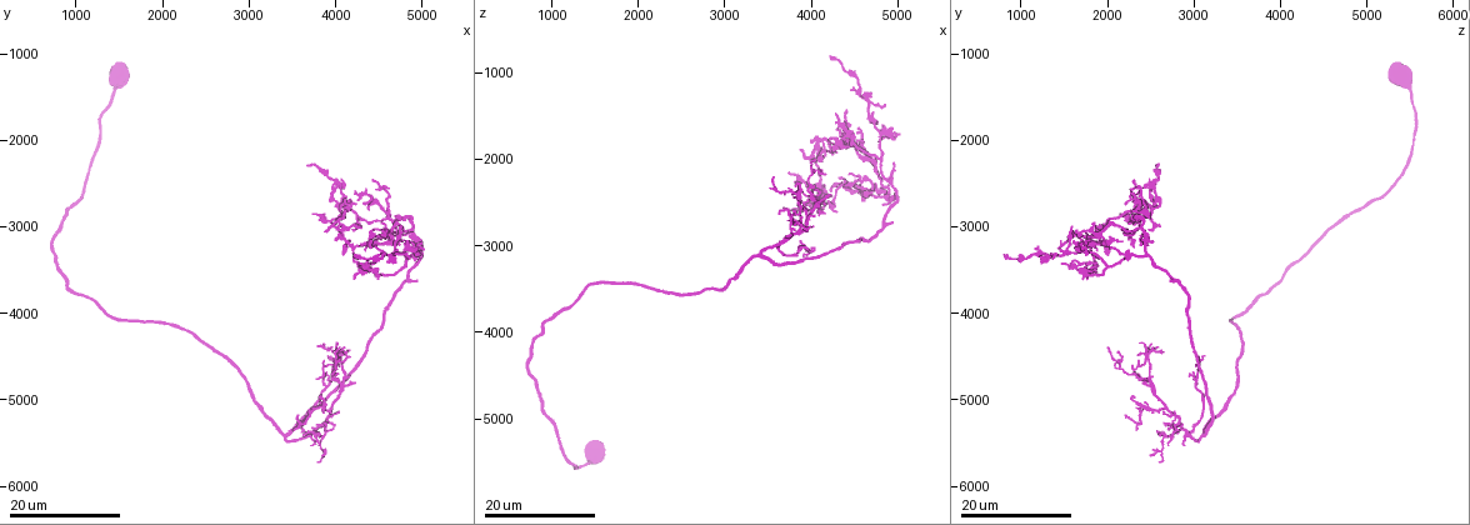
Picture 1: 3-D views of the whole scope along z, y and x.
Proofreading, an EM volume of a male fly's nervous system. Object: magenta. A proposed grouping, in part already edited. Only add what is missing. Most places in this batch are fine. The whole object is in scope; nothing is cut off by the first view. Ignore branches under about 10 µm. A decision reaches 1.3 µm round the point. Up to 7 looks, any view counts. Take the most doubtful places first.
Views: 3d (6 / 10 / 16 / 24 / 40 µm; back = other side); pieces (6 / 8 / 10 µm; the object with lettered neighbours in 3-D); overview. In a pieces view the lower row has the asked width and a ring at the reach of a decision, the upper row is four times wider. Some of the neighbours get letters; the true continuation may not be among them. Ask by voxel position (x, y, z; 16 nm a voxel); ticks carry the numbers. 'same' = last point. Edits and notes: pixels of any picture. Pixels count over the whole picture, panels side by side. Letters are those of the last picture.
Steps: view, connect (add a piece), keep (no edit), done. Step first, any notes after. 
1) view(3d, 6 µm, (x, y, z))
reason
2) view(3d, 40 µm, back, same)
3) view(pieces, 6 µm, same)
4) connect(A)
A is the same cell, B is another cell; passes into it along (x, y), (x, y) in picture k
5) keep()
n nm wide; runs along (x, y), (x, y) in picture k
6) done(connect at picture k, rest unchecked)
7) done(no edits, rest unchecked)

view(3d, 24 µm, (4950, 3250, 2050))
branch stops here

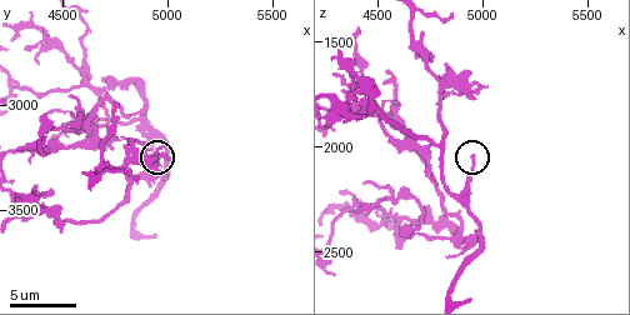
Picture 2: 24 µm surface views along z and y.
view(3d, 6 µm, same)

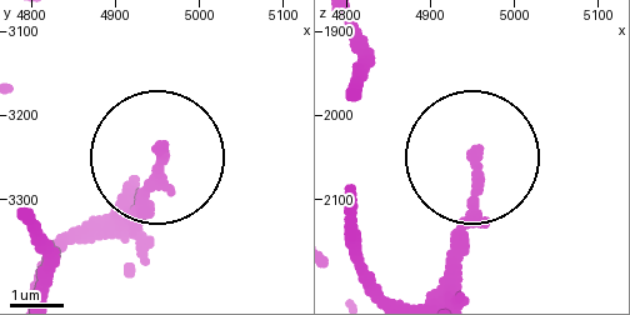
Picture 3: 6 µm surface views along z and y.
view(pieces, 10 µm, (4955, 3240, 2045))
see the neighbours

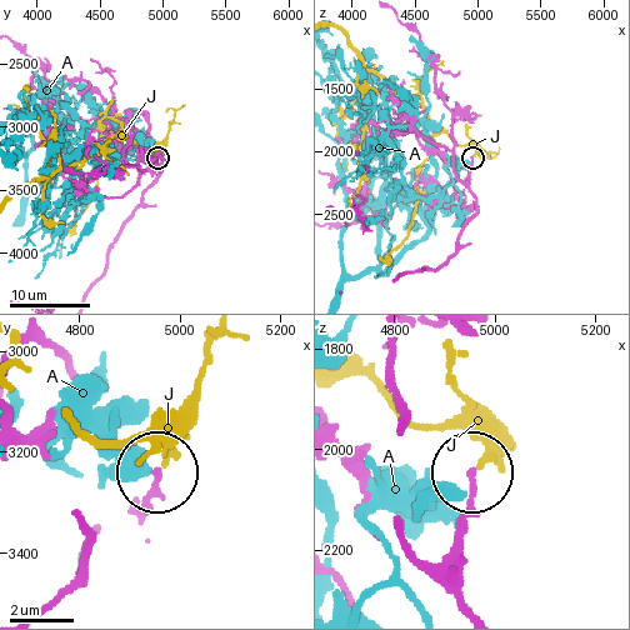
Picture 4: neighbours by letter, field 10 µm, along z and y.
keep()
200 nm wide; A and J are other cells; runs along (473, 606), (464, 590), (464, 518), (473, 473) in picture 4; none of them fits

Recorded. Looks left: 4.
view(3d, 16 µm, (3900, 3050, 1900))
an open end

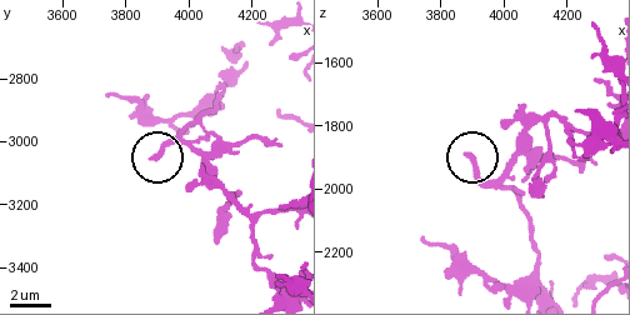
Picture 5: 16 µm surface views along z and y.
view(pieces, 8 µm, (3890, 3060, 1890))

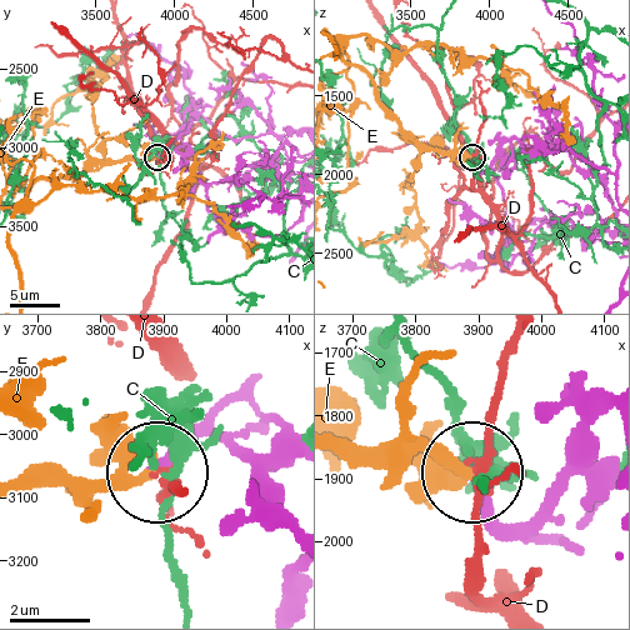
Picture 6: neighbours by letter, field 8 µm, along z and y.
keep()
250 nm wide; C, D and E are other cells; runs along (609, 405), (579, 465), (519, 523), (499, 516), (471, 479) in picture 6; none of them fits

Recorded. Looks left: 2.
view(3d, 24 µm, (4950, 3600, 2750))
an open end

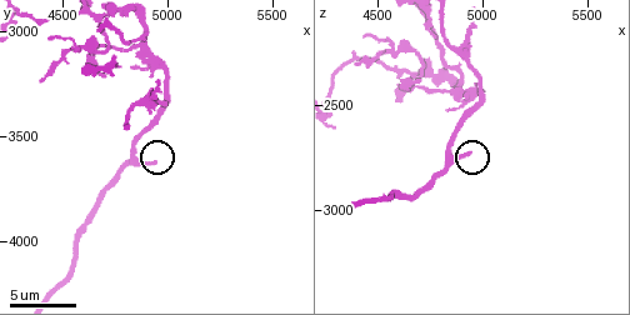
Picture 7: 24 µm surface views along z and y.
view(pieces, 6 µm, (4940, 3620, 2720))

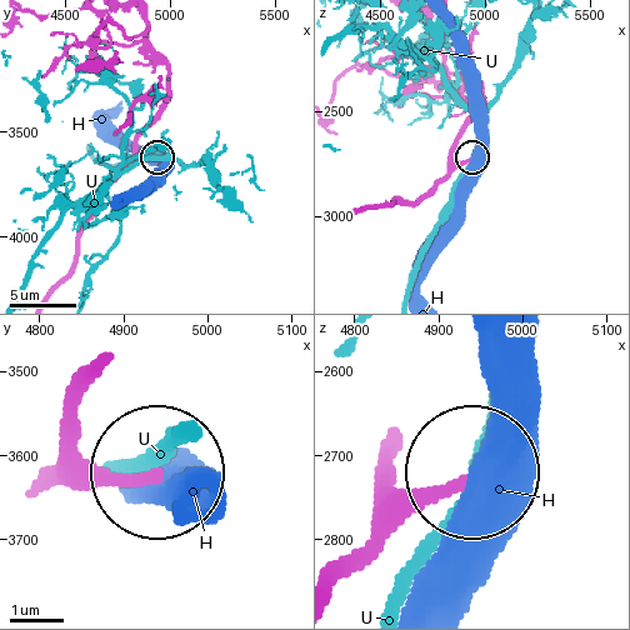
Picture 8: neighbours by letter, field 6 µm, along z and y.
keep()
H and U are other cells; runs along (49, 488), (153, 470) in picture 8; none of them fits

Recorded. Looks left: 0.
done(no edits, rest unchecked)

